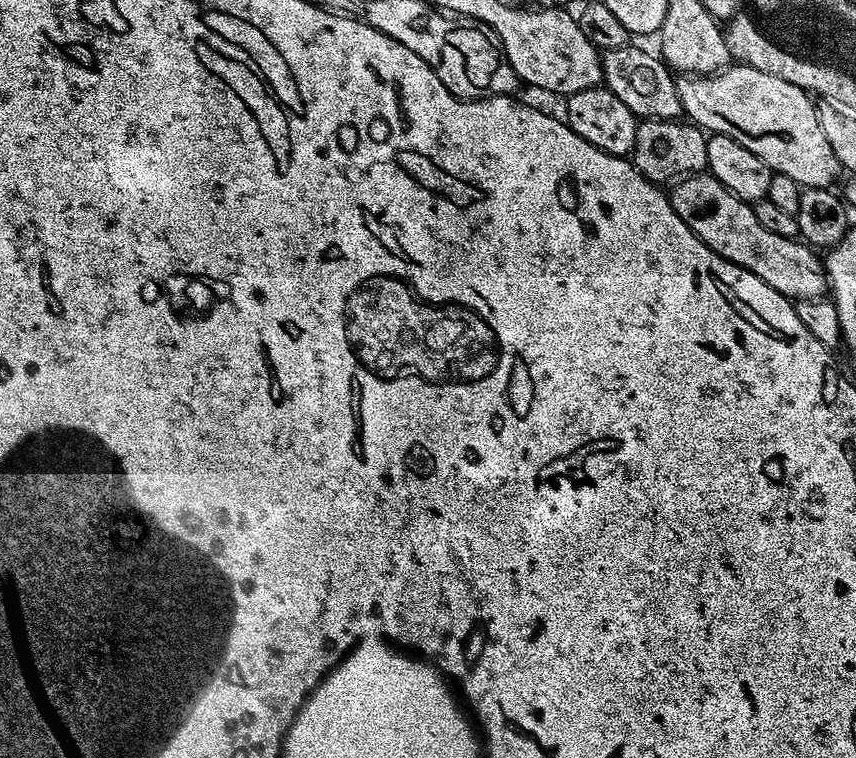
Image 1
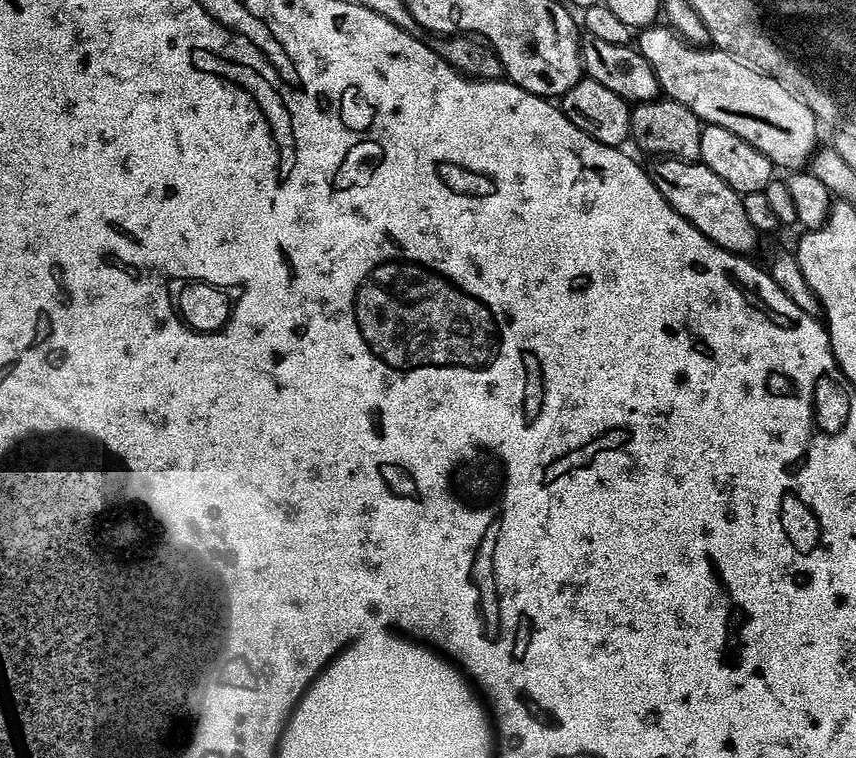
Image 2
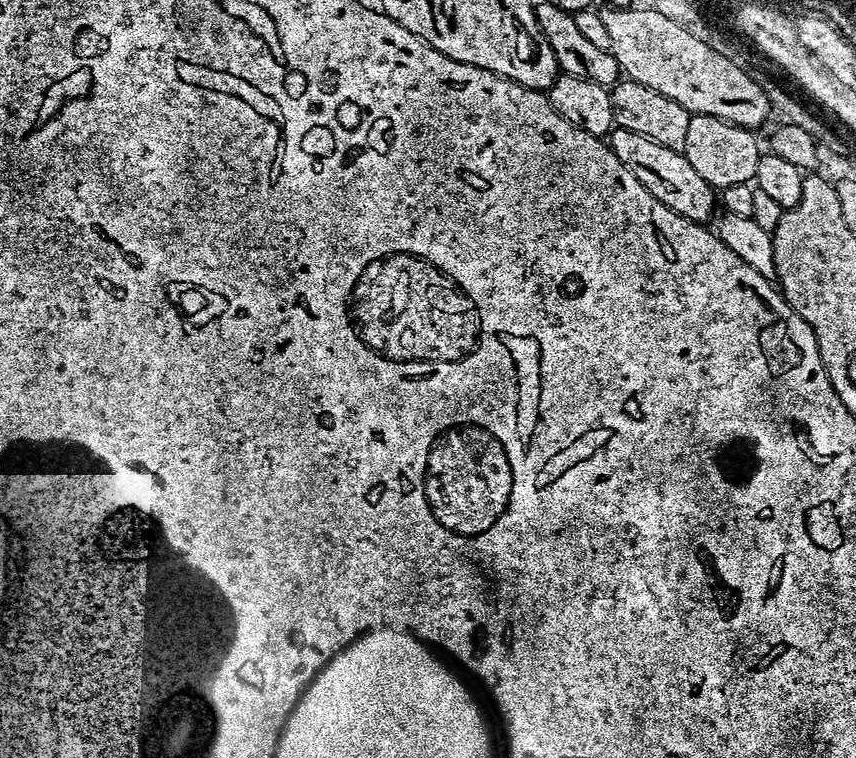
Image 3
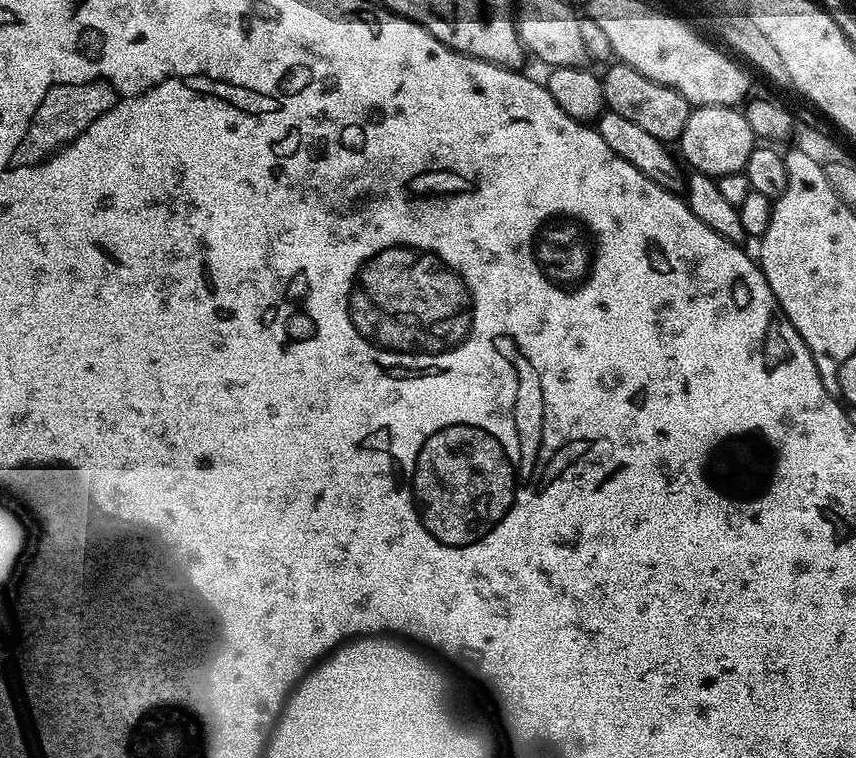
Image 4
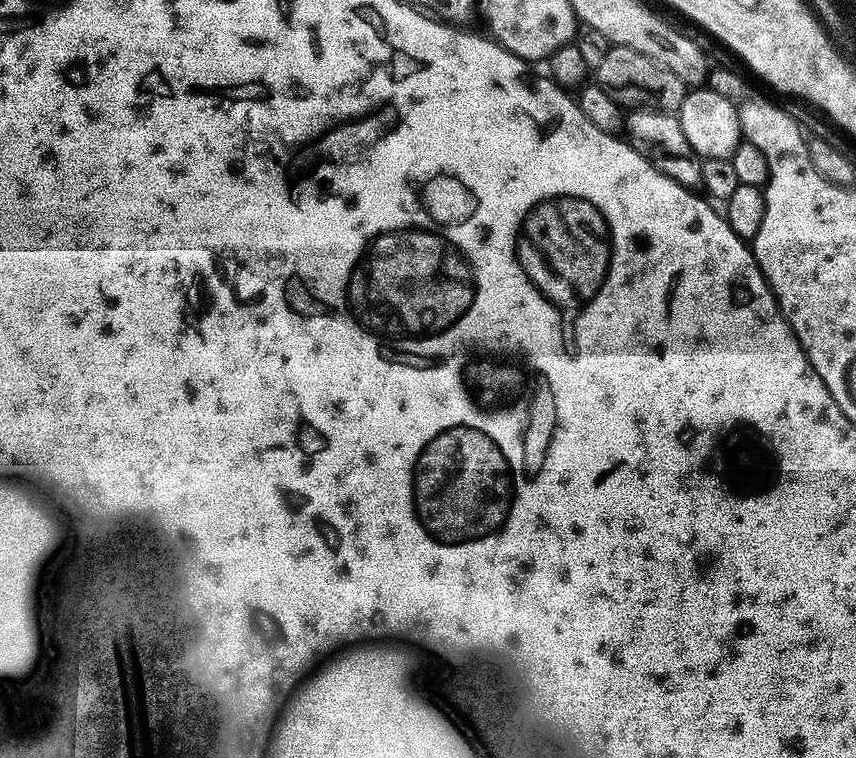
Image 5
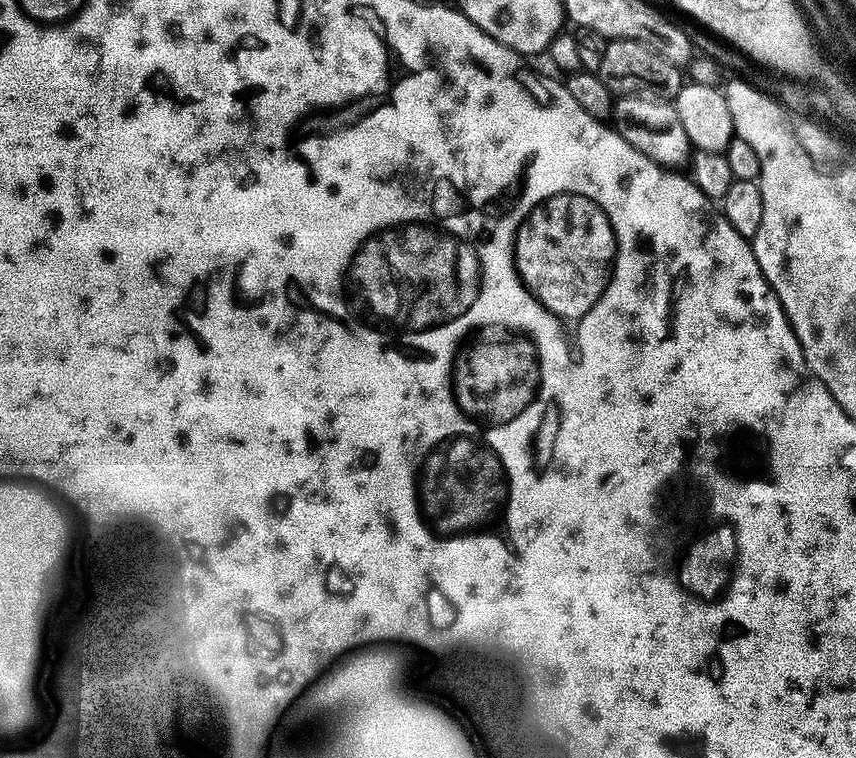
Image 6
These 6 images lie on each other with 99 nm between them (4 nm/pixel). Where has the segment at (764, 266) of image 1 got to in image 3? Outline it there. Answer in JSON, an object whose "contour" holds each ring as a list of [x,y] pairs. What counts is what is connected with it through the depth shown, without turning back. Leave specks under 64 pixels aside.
{"contour":[[[616,126],[608,133],[606,143],[612,149],[612,153],[662,202],[666,208],[678,216],[685,216],[690,222],[707,221],[712,207],[717,207],[718,196],[710,185],[699,176],[690,166],[690,162],[684,157],[683,152],[670,150],[670,146],[658,146],[658,142],[650,142],[650,138],[642,138],[642,134],[634,134],[634,130]]]}

